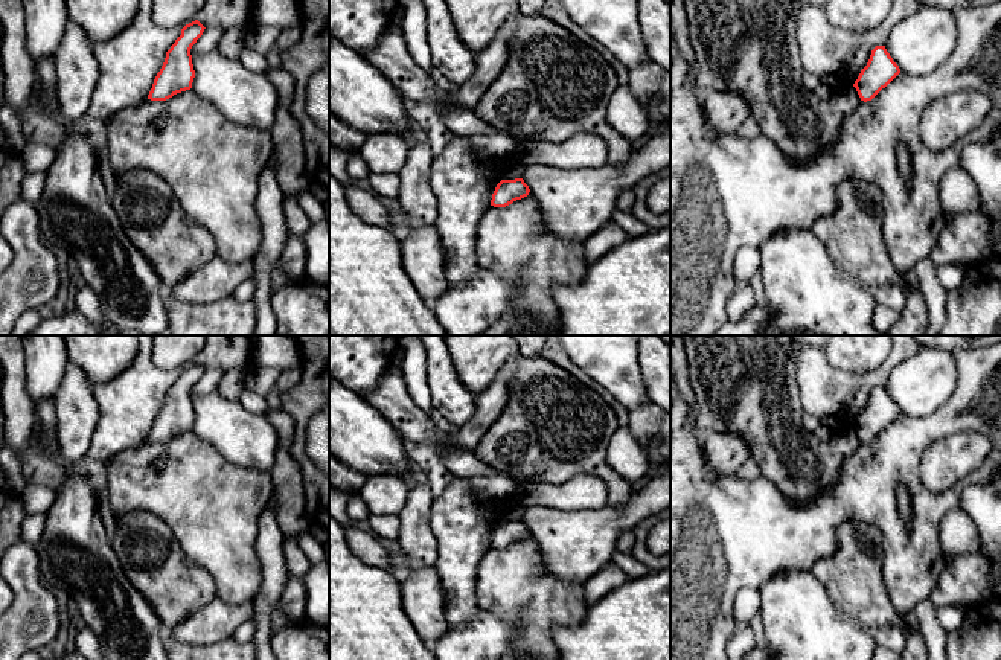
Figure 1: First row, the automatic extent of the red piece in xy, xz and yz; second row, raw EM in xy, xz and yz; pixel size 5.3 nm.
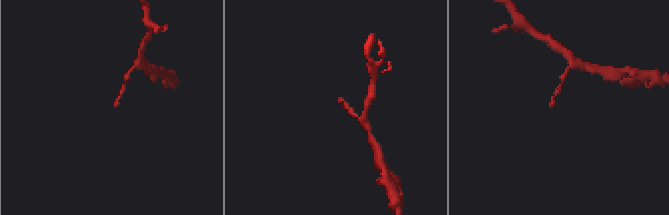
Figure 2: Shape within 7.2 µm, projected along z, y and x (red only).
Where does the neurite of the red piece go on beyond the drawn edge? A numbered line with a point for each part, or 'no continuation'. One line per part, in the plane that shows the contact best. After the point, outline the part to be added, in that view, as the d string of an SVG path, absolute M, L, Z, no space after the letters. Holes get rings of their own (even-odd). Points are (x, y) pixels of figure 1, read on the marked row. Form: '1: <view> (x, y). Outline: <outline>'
no continuation

